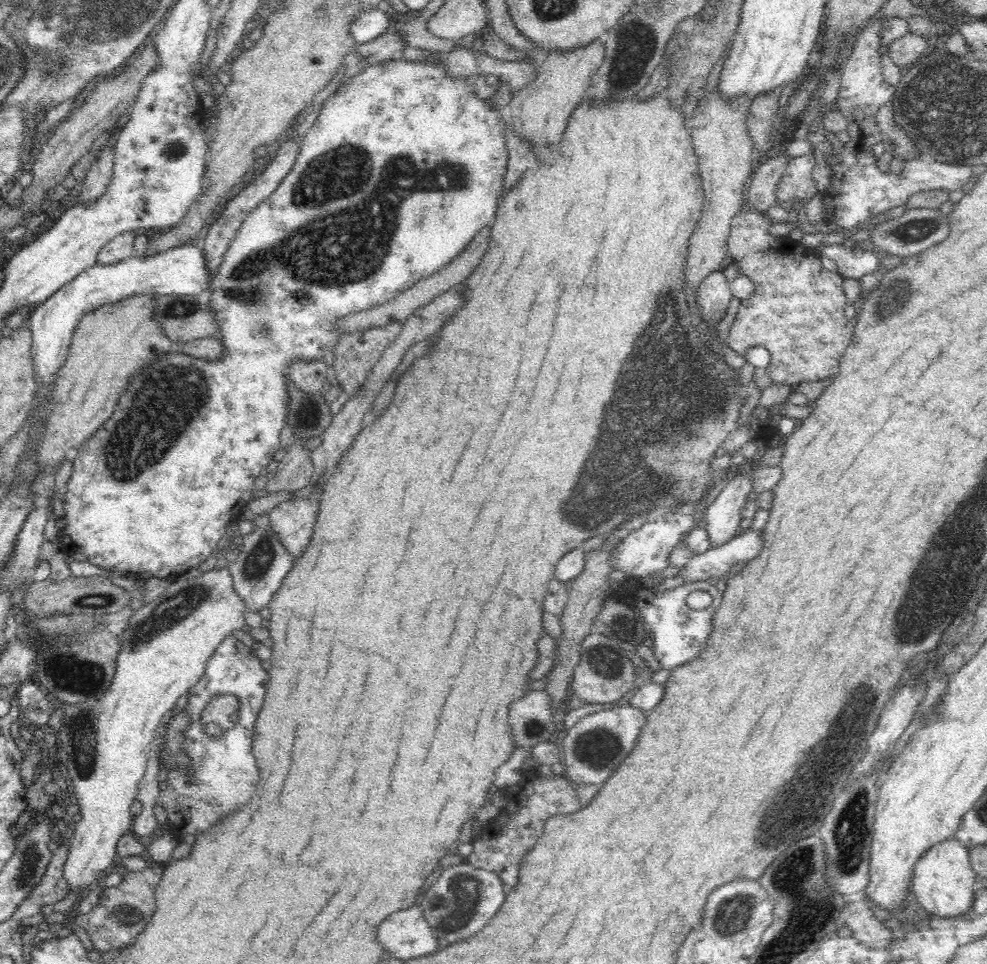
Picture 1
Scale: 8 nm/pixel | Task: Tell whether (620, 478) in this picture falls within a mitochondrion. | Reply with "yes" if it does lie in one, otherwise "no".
yes

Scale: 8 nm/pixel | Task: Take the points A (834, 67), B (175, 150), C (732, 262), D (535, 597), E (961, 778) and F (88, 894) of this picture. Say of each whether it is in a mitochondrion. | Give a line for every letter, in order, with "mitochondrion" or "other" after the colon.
A: other
B: mitochondrion
C: other
D: other
E: other
F: other

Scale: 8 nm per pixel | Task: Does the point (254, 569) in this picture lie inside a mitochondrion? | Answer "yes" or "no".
yes

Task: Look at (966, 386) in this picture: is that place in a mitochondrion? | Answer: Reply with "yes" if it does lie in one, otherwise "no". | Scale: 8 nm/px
no

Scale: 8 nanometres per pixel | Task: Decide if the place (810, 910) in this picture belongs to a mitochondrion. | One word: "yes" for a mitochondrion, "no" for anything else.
yes

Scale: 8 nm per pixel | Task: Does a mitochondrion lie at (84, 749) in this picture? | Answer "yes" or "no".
yes

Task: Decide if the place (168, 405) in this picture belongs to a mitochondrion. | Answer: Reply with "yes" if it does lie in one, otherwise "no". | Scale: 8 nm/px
yes

